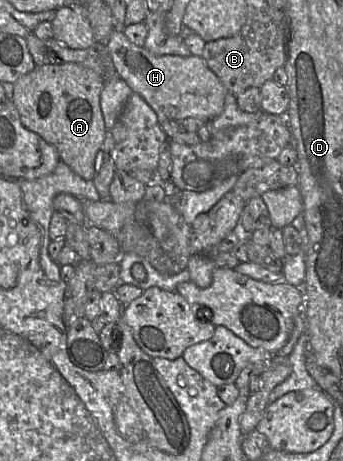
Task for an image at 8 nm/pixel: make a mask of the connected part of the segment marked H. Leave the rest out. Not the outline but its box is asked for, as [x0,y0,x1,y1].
[106,30,228,121]

